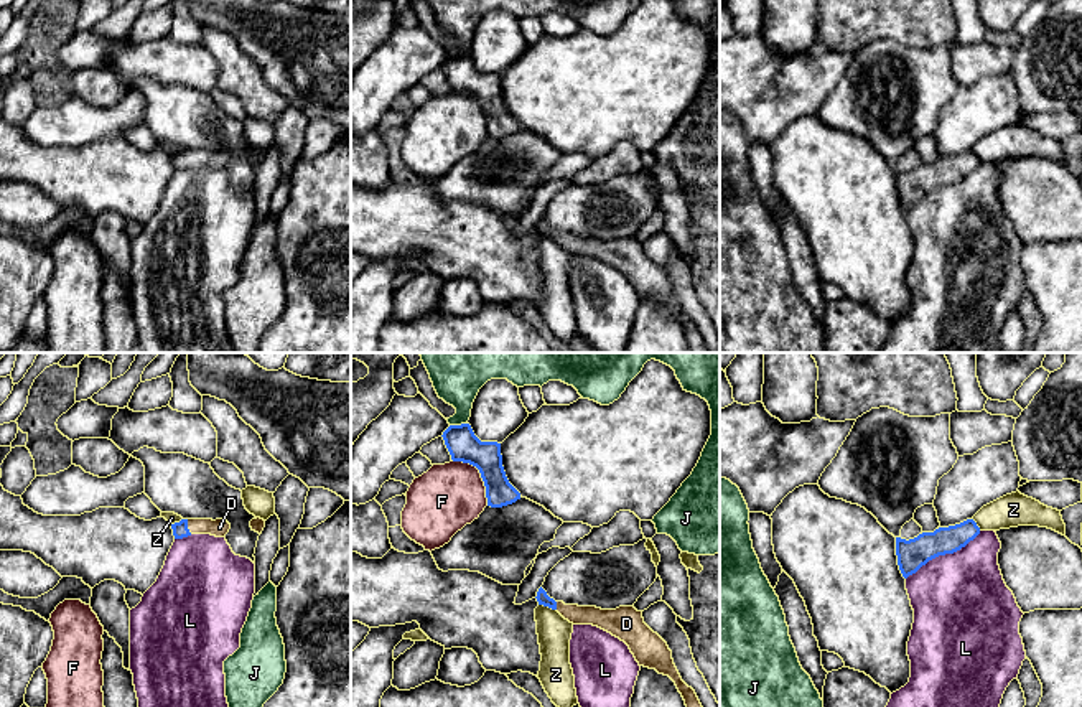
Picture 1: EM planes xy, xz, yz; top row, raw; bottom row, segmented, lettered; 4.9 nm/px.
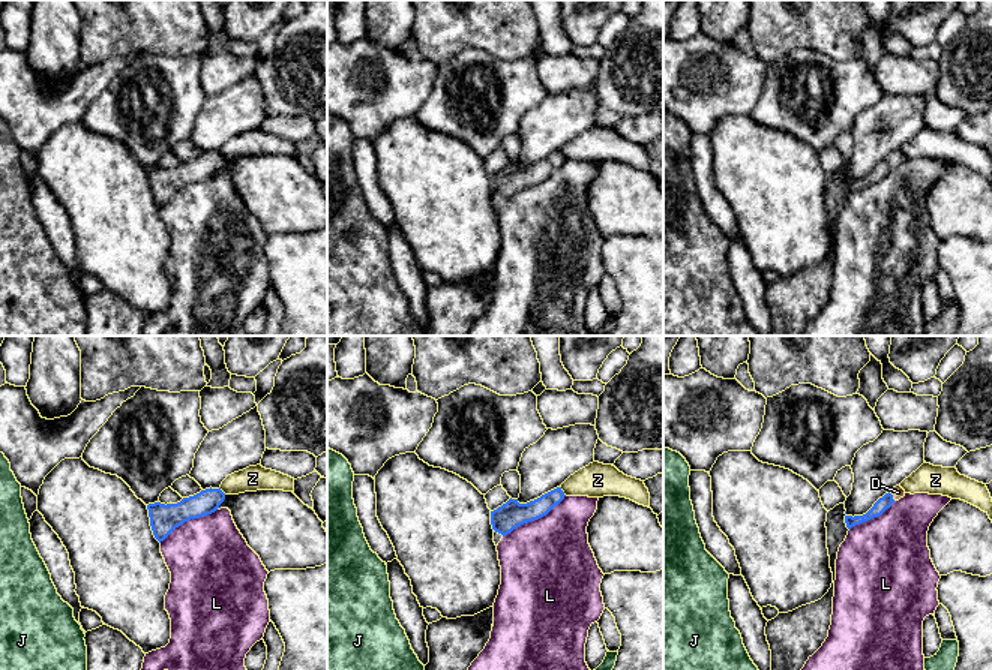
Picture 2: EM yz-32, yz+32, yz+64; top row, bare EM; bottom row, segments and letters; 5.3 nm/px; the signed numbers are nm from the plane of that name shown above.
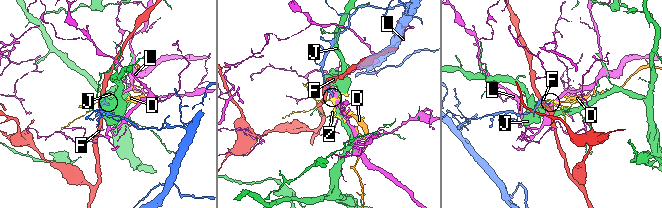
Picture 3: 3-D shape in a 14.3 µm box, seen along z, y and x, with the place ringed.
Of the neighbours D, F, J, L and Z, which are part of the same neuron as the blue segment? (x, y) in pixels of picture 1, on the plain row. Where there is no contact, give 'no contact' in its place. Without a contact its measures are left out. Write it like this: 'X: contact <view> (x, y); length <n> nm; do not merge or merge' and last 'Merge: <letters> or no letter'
D: contact xy (186, 157); length 80 nm; merge
F: contact xz (481, 106); length 300 nm; do not merge
J: contact xz (458, 56); length 90 nm; do not merge
L: contact yz (942, 185); length 440 nm; do not merge
Z: contact xz (547, 236); length 90 nm; do not merge
Merge: D

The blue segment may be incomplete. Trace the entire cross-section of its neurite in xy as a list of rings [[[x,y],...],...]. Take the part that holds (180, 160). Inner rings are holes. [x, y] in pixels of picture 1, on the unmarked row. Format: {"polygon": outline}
{"polygon": [[[181,150],[171,155],[175,170],[183,170],[191,165],[211,165],[216,168],[224,168],[231,155],[226,150]]]}

